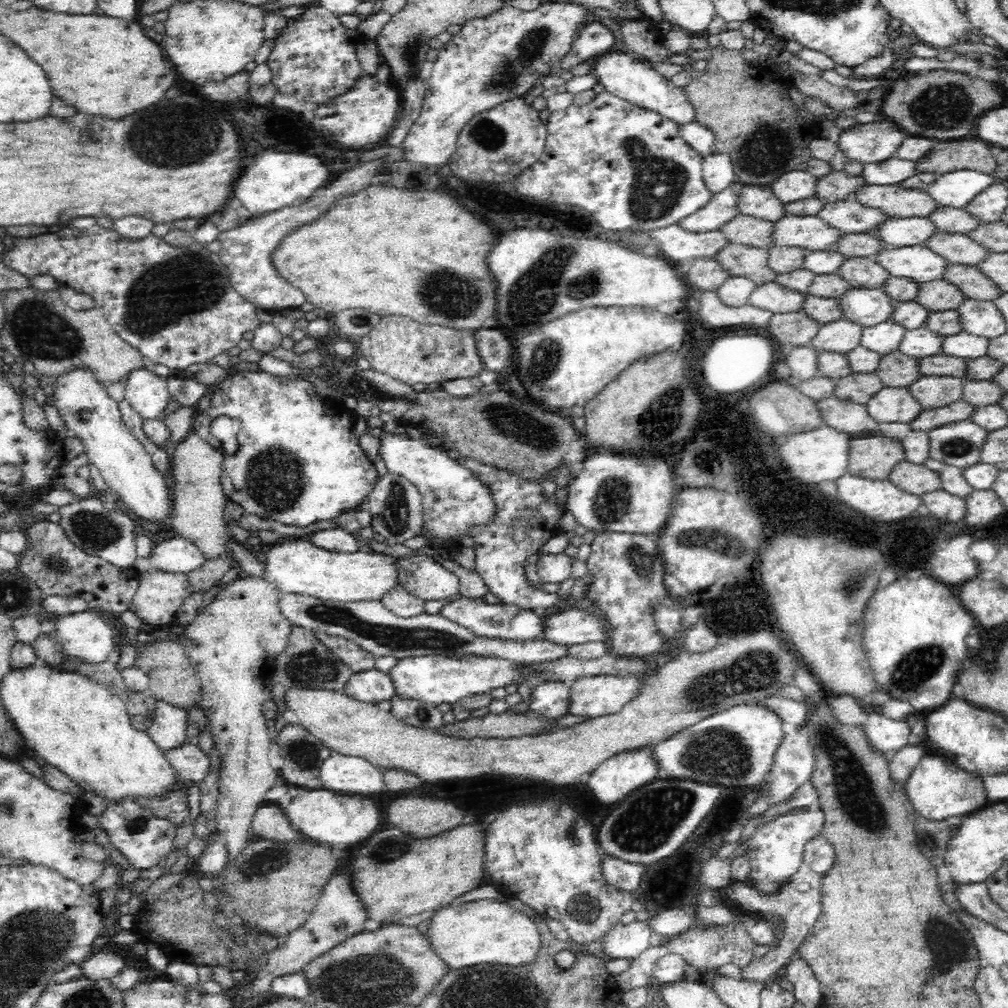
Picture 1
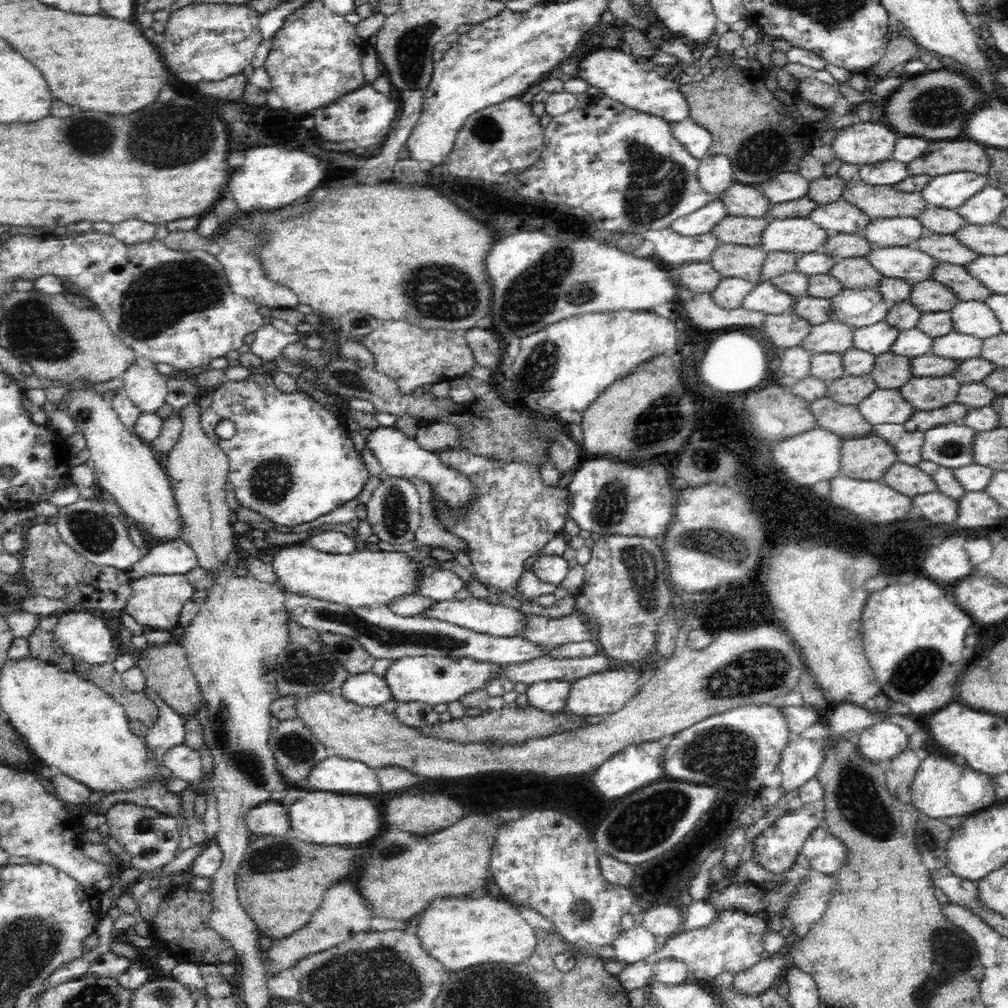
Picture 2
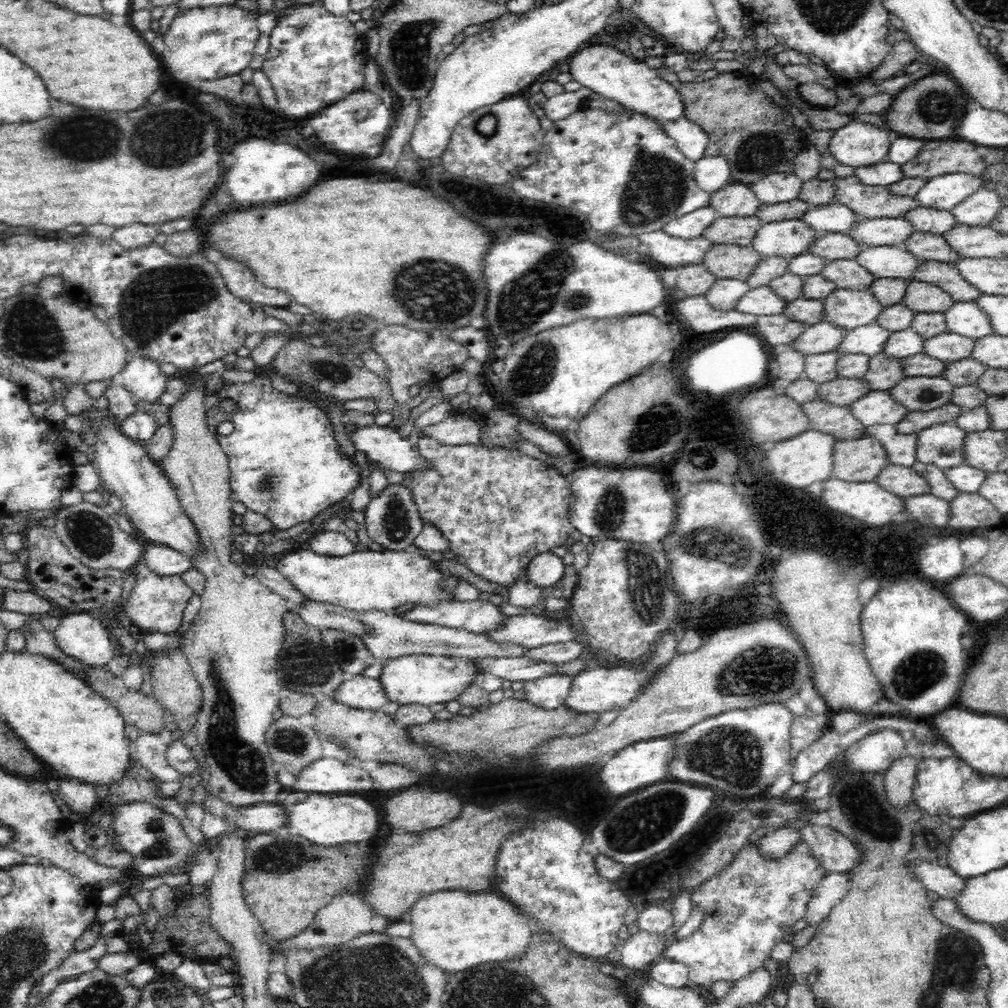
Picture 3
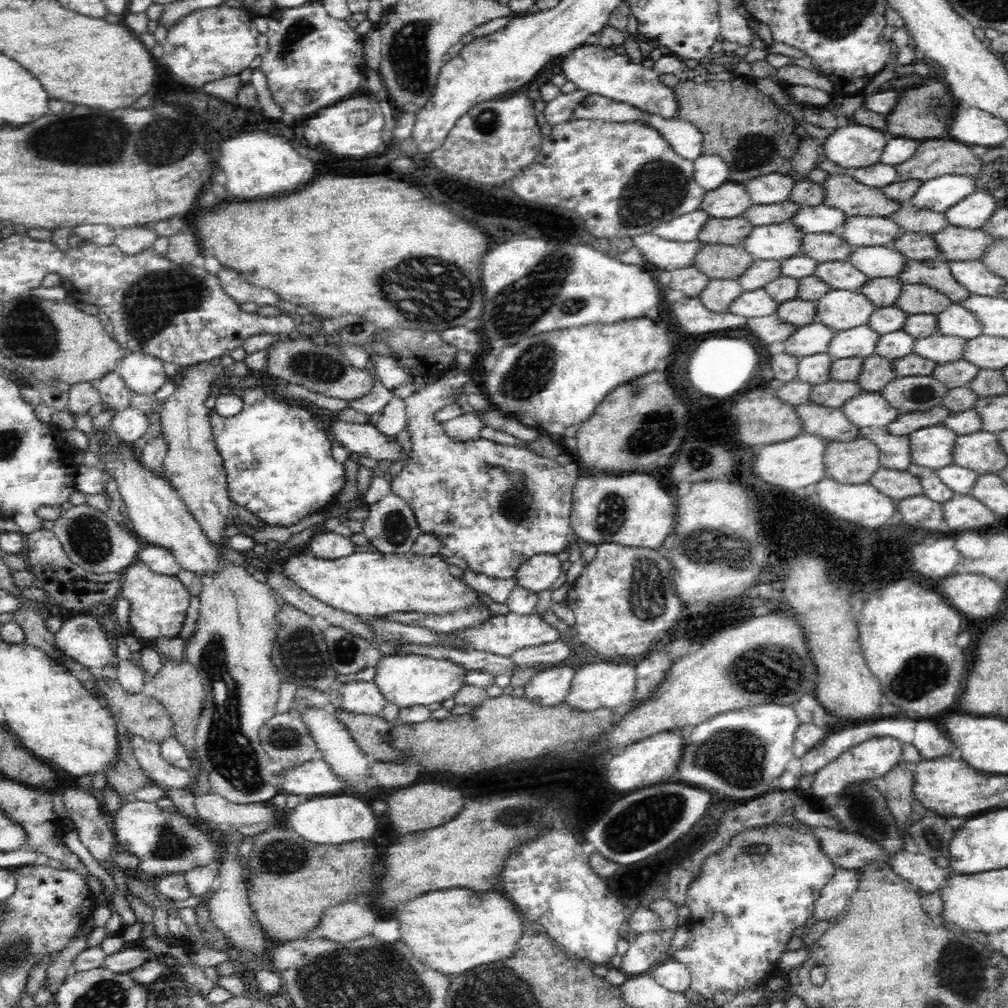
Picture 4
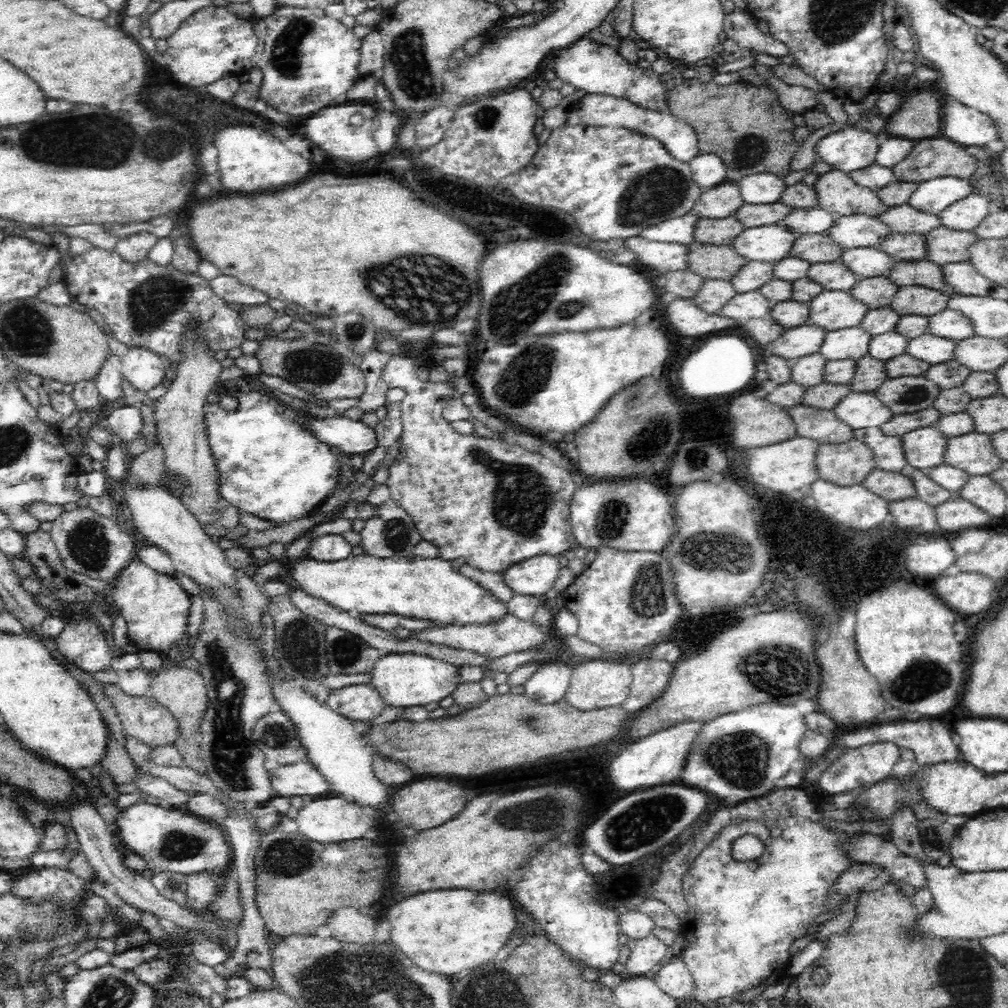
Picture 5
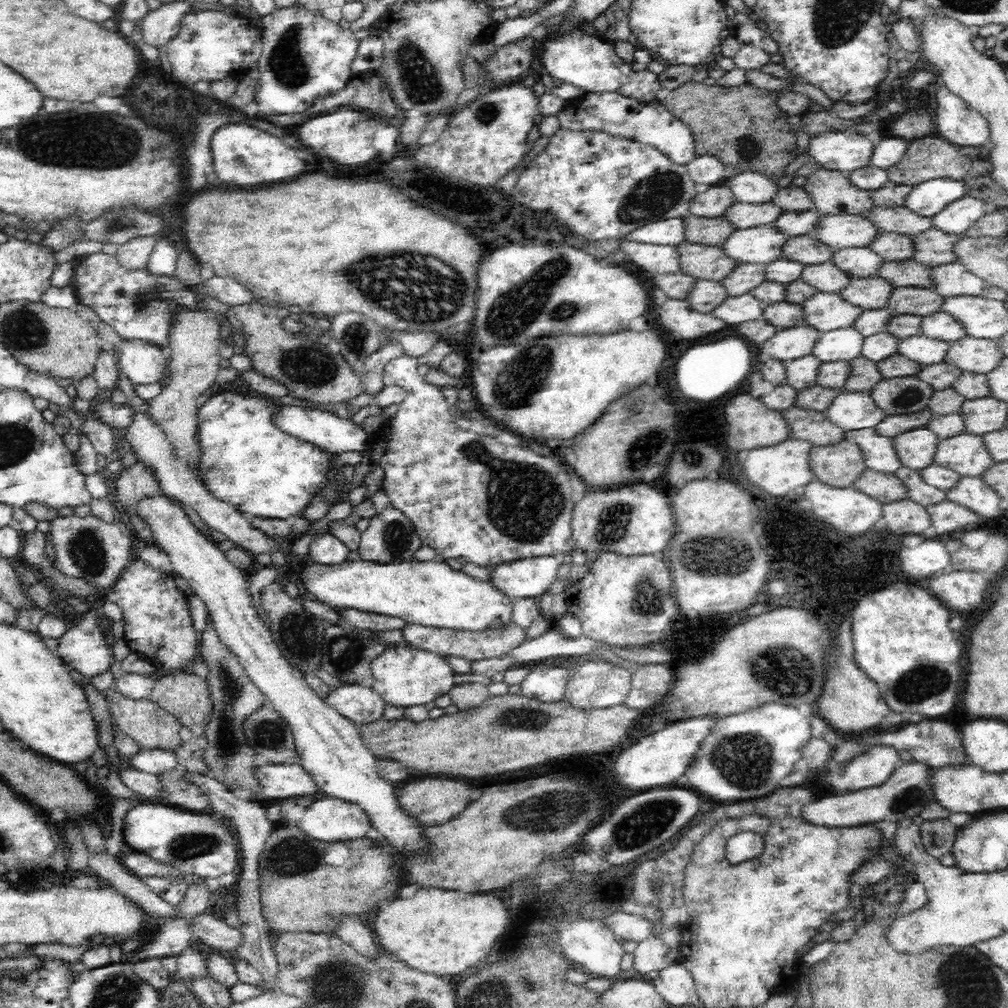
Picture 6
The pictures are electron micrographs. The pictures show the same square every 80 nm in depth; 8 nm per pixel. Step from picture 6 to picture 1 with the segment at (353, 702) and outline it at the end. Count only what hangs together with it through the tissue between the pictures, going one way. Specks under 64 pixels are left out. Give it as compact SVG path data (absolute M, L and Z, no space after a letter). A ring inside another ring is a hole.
M374 669L354 673L344 692L362 702L377 703L396 695L396 688L389 673Z

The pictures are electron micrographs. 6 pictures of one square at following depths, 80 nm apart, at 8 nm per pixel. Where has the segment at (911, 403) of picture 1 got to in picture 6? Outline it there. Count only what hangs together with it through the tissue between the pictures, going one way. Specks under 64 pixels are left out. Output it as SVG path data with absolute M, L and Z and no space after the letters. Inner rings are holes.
M848 391L838 394L826 413L830 421L844 428L844 431L875 428L889 415L878 407L870 393Z

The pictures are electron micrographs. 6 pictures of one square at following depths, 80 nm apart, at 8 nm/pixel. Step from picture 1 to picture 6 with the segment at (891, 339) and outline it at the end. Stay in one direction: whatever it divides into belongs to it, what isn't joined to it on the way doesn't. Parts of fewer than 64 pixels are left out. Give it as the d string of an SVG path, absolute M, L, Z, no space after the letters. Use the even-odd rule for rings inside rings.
M841 328L821 334L820 340L812 353L820 362L851 361L862 356L862 346L866 337L856 330Z

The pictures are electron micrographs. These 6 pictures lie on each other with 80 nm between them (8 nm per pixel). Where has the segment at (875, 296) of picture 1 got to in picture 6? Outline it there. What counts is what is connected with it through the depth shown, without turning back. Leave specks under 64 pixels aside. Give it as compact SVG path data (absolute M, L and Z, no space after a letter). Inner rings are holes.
M816 292L804 302L804 324L822 333L850 328L862 314L862 308L848 302L842 293Z

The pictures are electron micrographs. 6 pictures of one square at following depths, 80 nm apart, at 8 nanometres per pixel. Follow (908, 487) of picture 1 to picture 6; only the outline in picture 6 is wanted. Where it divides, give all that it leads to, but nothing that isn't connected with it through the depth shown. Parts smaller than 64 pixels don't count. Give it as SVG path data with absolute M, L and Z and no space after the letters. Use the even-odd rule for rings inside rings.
M867 469L852 487L865 492L866 495L873 496L881 500L882 504L890 501L906 500L910 494L906 483L895 474Z

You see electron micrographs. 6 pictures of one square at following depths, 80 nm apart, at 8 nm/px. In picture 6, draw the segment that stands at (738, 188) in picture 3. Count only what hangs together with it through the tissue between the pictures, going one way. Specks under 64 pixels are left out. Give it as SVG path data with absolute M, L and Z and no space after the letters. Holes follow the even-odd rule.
M728 185L711 186L706 192L696 196L690 204L689 214L700 218L720 218L737 204L732 189Z

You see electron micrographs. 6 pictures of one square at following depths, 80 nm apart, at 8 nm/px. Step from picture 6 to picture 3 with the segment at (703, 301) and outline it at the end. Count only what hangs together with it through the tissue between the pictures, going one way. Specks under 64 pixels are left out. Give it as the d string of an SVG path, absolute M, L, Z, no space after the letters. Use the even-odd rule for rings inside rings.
M722 278L717 279L712 288L704 295L706 295L710 306L716 310L731 311L736 309L738 302L742 300L742 296L750 289L746 281Z

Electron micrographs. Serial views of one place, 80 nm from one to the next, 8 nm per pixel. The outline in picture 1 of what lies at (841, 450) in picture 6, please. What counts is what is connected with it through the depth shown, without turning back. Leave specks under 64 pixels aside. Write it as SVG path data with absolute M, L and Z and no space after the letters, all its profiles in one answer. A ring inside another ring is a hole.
M871 434L850 440L848 475L888 480L894 466L906 460L904 443L894 437Z

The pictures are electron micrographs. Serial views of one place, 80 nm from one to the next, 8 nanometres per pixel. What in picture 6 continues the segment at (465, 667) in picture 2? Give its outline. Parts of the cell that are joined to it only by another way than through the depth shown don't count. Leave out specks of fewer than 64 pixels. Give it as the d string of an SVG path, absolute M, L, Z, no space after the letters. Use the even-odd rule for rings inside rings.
M414 647L381 651L378 658L372 662L371 668L368 686L380 694L386 704L392 706L424 706L428 702L435 702L440 696L449 694L450 690L457 686L457 673L450 661L439 654Z

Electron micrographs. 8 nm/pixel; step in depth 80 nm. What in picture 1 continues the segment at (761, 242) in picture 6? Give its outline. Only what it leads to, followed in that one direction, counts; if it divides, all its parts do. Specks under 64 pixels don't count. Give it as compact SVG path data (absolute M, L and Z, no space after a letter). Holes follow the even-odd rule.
M818 215L784 216L774 222L774 241L778 246L793 246L811 250L834 249L838 240L845 235L842 229L830 226Z

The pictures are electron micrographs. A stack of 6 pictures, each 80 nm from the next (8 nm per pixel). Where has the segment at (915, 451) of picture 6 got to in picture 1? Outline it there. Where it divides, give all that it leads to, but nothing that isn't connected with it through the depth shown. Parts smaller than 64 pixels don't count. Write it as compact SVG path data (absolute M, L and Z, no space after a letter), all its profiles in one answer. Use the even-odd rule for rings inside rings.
M971 419L949 422L930 433L930 456L966 469L980 463L980 454L991 434Z

